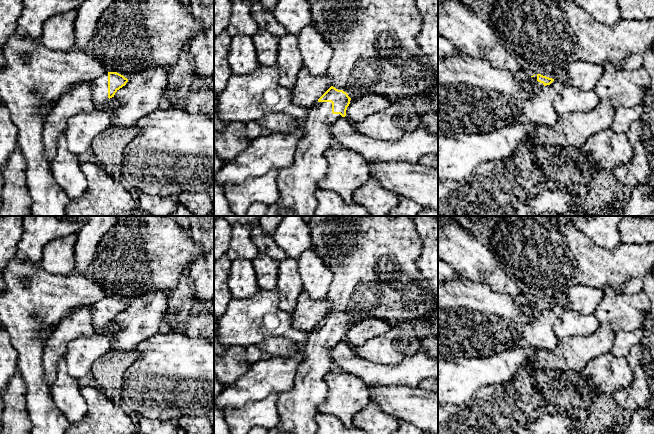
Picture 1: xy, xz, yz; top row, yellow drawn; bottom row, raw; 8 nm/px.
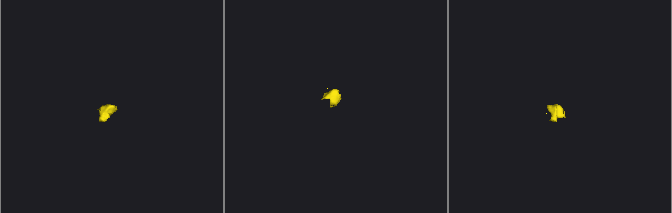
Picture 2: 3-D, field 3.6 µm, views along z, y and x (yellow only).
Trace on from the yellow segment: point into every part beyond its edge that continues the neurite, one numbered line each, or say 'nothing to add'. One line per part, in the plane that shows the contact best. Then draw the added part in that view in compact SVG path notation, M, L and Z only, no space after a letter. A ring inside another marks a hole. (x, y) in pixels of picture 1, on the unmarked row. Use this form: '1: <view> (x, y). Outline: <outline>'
1: xz (373, 259). Outline: M310 216L308 223L311 229L312 247L332 272L332 281L326 296L326 300L331 304L331 310L343 314L350 322L356 322L368 317L377 317L391 323L412 323L414 320L423 319L429 312L434 314L438 311L438 298L434 297L427 288L425 279L417 267L423 242L416 230L413 216Z
2: xz (297, 408). Outline: M316 326L309 334L304 348L304 359L300 363L293 388L279 394L277 400L278 423L268 434L316 434L318 425L316 415L318 407L327 398L327 384L325 376L331 372L333 362L329 355L332 346L342 341L332 337L331 326Z

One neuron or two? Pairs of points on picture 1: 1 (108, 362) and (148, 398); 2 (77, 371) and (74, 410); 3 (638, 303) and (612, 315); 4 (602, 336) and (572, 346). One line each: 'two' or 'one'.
1: two
2: two
3: one
4: one

